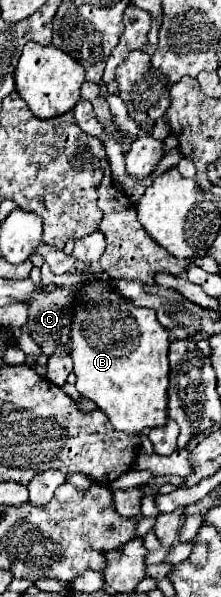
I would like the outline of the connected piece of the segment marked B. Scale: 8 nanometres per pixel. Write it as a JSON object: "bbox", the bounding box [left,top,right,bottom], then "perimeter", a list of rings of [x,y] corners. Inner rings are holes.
{"bbox":[71,281,169,435],"perimeter":[[[89,281],[81,283],[81,291],[77,293],[77,299],[79,299],[79,309],[75,311],[73,315],[73,325],[71,325],[71,357],[73,357],[73,363],[75,363],[75,369],[73,373],[77,375],[77,391],[81,393],[81,397],[87,397],[91,401],[95,401],[95,405],[109,417],[111,425],[117,429],[117,431],[125,431],[125,433],[131,433],[131,435],[141,435],[145,433],[147,429],[155,429],[155,427],[163,427],[165,421],[167,421],[167,387],[169,387],[169,359],[167,359],[167,353],[169,353],[169,335],[167,331],[159,325],[157,321],[157,315],[151,311],[151,309],[143,309],[143,307],[135,307],[133,303],[121,299],[117,293],[111,293],[111,289],[103,283],[103,281]]]}

